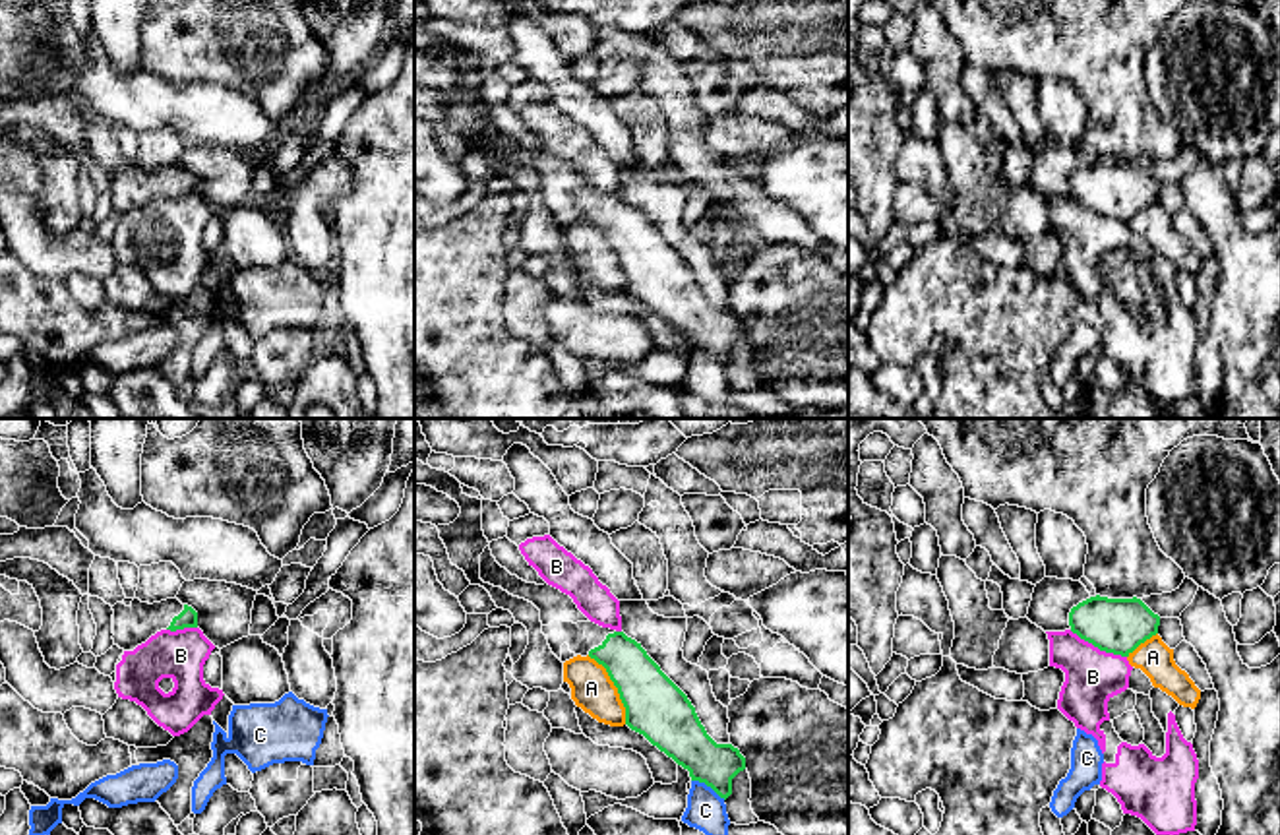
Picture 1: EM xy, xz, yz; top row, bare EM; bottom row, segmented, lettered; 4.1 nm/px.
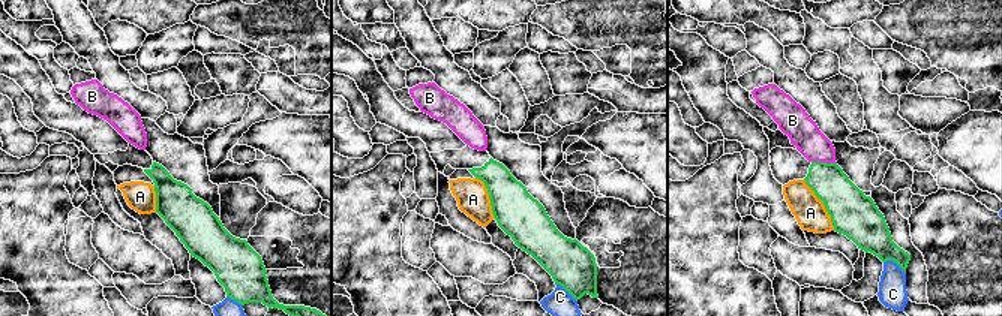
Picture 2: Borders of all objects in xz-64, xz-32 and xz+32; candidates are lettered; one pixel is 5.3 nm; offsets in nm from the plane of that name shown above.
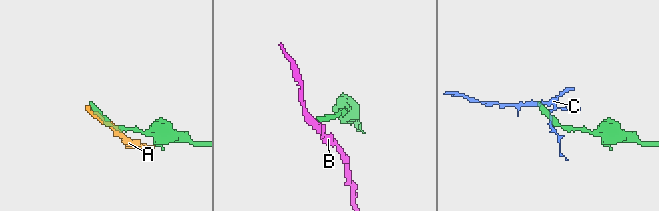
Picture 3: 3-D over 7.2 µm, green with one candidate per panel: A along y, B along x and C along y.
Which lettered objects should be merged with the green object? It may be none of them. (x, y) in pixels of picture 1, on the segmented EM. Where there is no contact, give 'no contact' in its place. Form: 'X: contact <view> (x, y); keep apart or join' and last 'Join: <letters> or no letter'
A: contact xz (616, 686); keep apart
B: contact yz (1098, 648); keep apart
C: contact xz (709, 785); keep apart
Join: no letter

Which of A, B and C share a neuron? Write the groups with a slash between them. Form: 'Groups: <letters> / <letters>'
Groups: A / B / C

